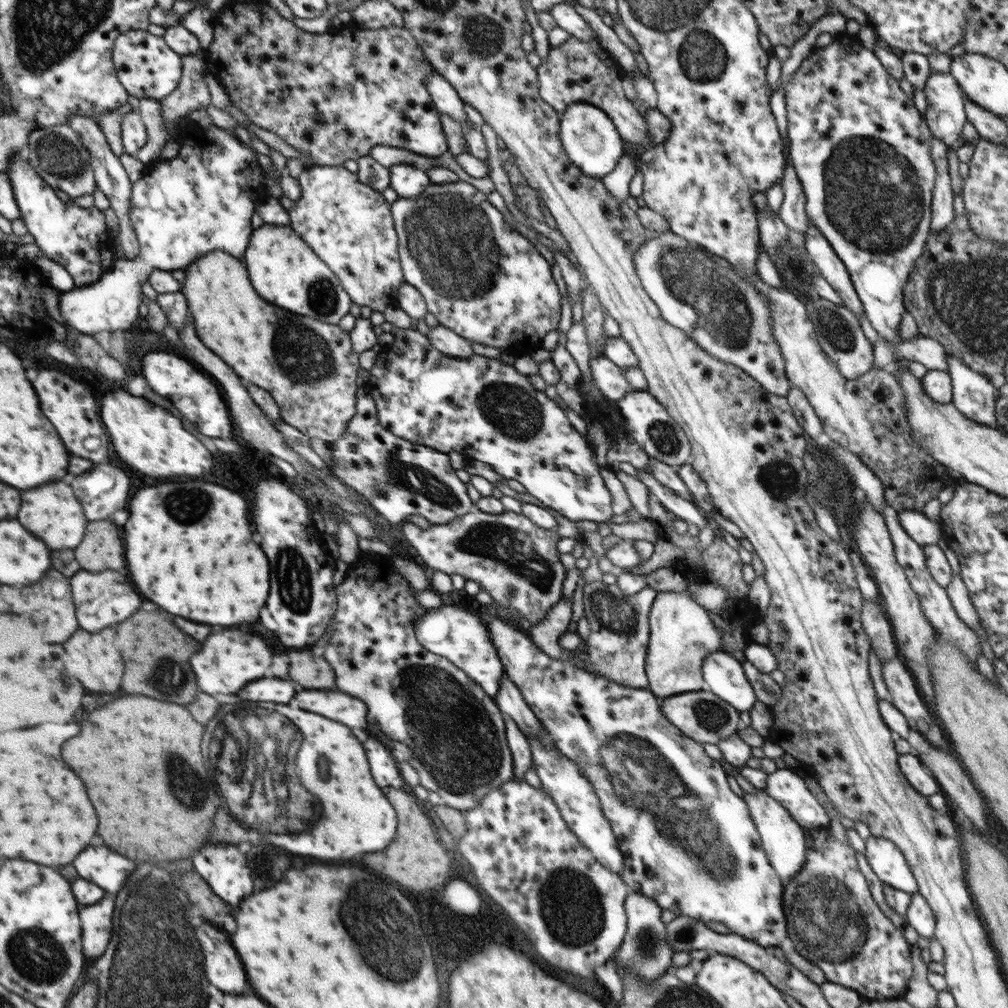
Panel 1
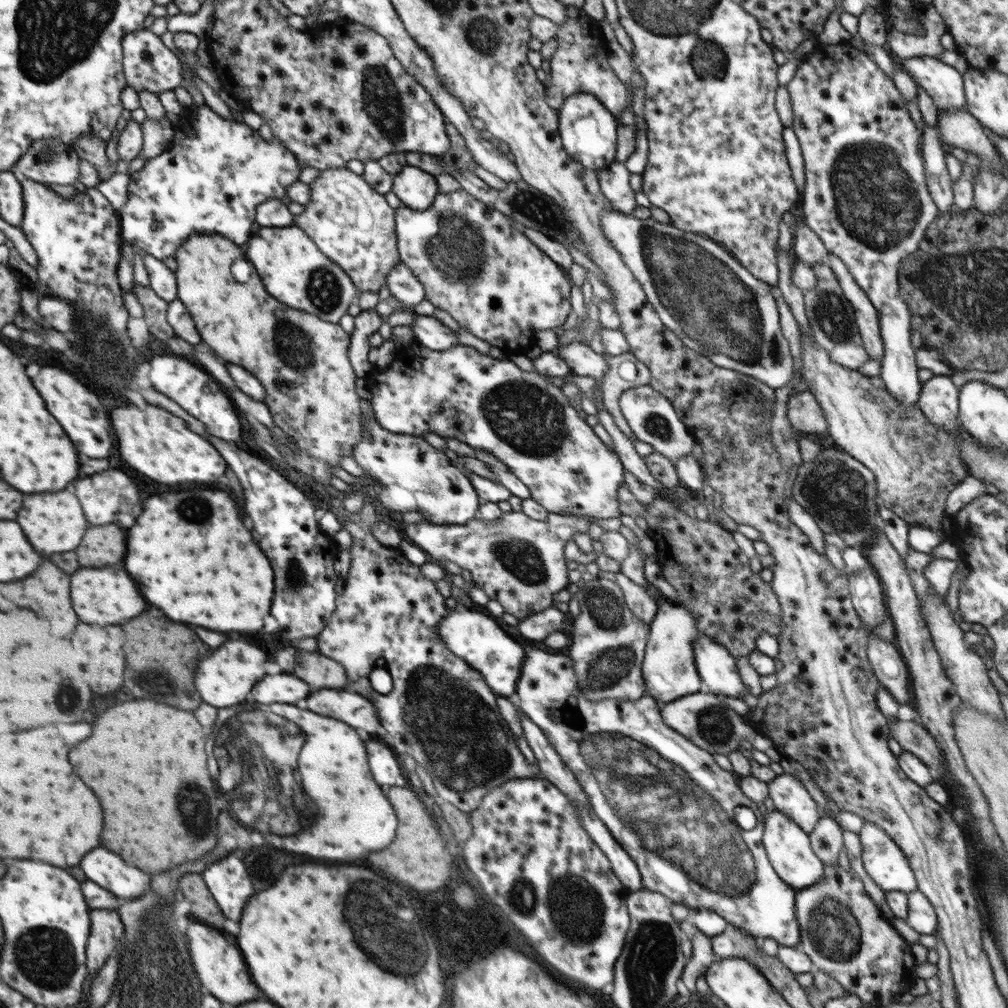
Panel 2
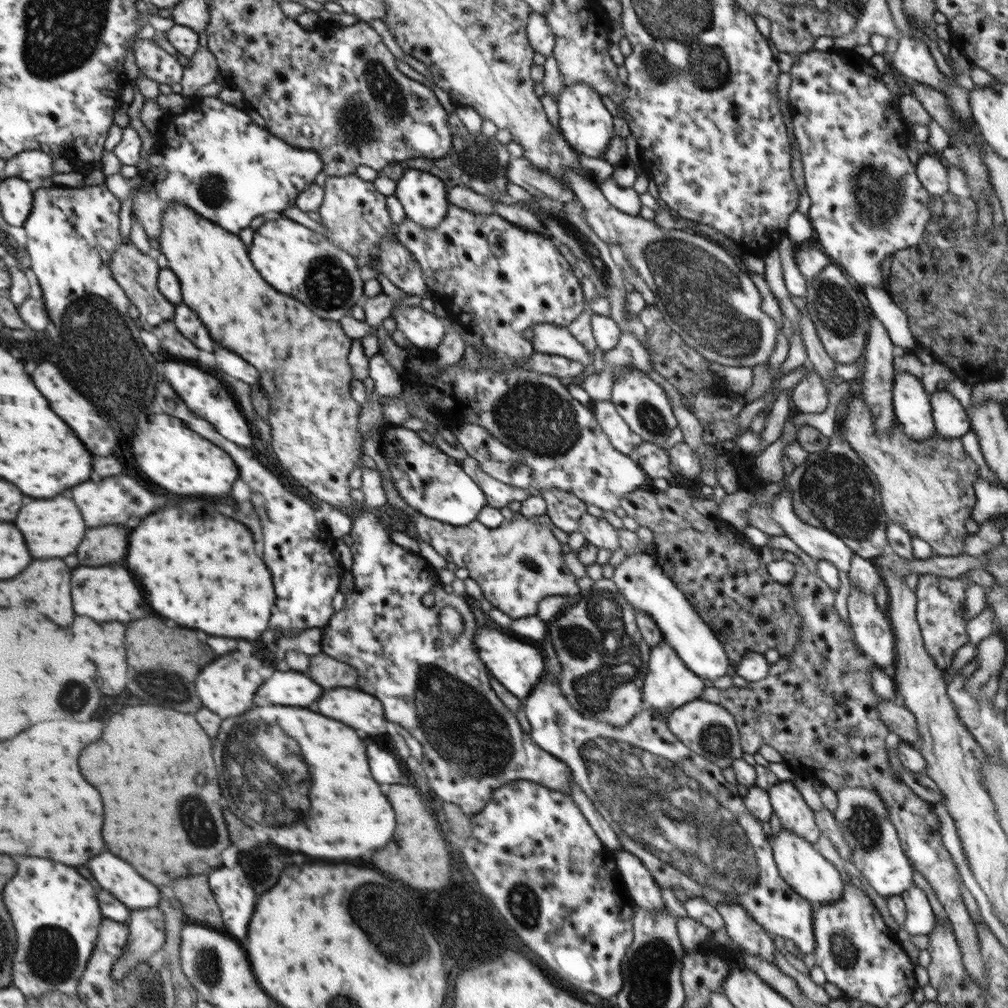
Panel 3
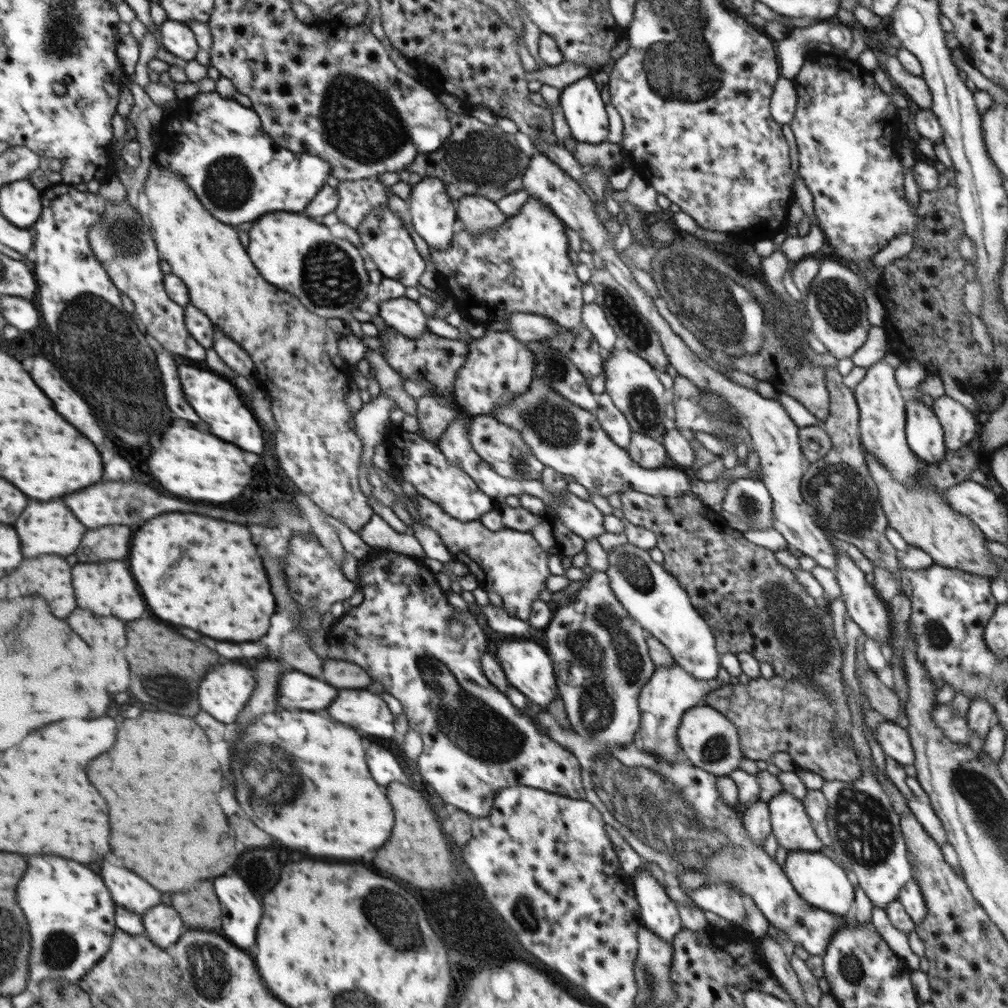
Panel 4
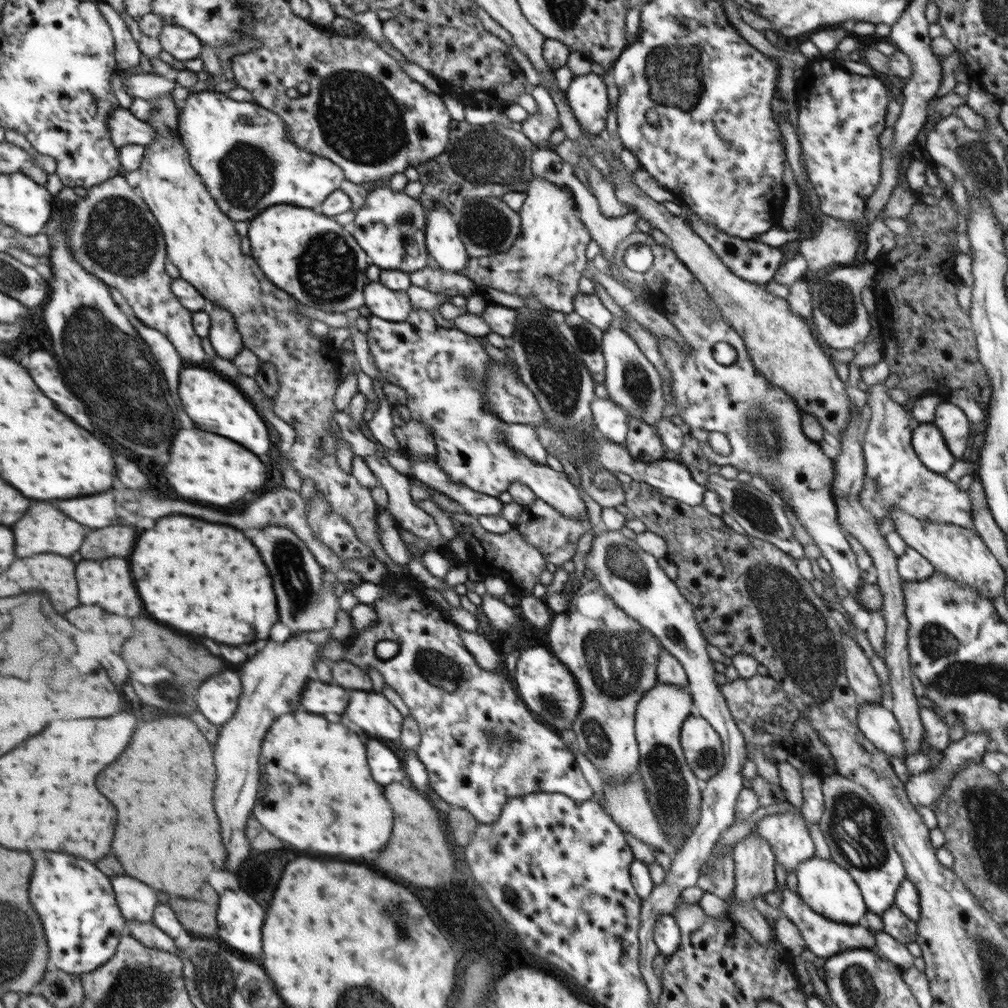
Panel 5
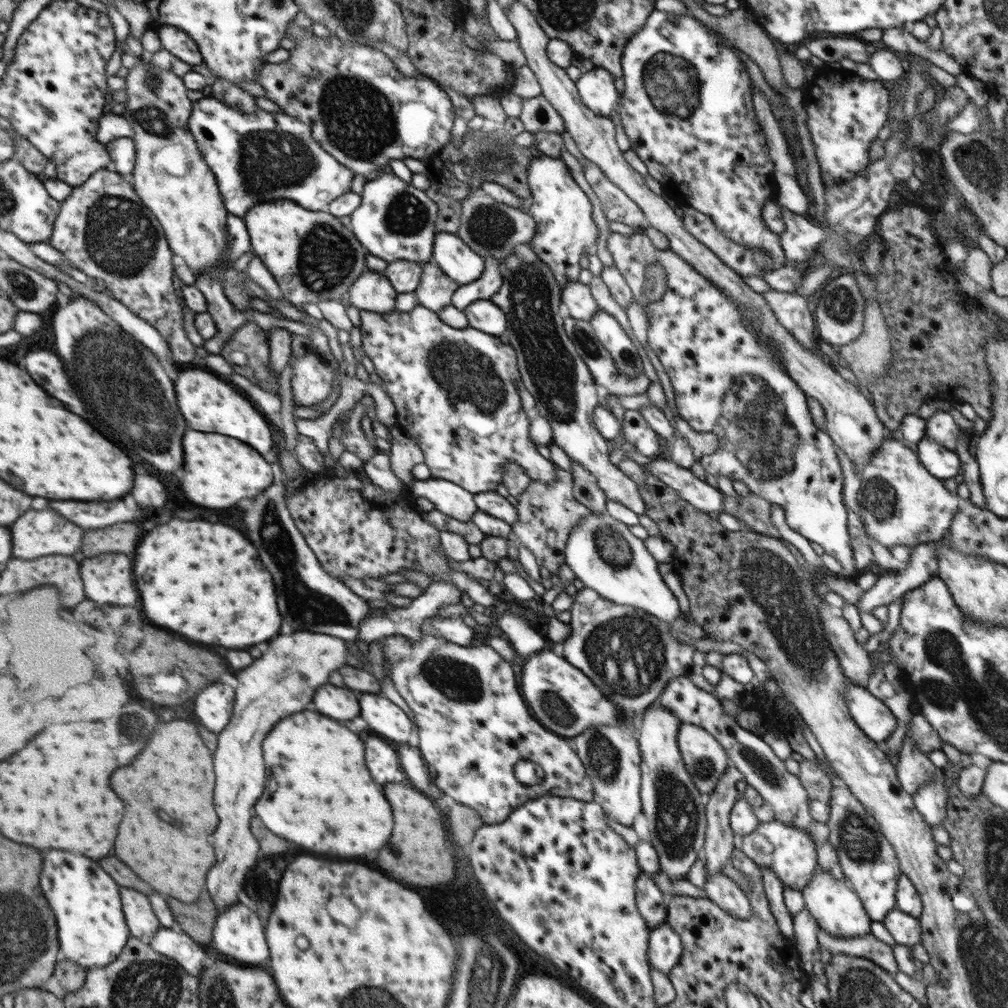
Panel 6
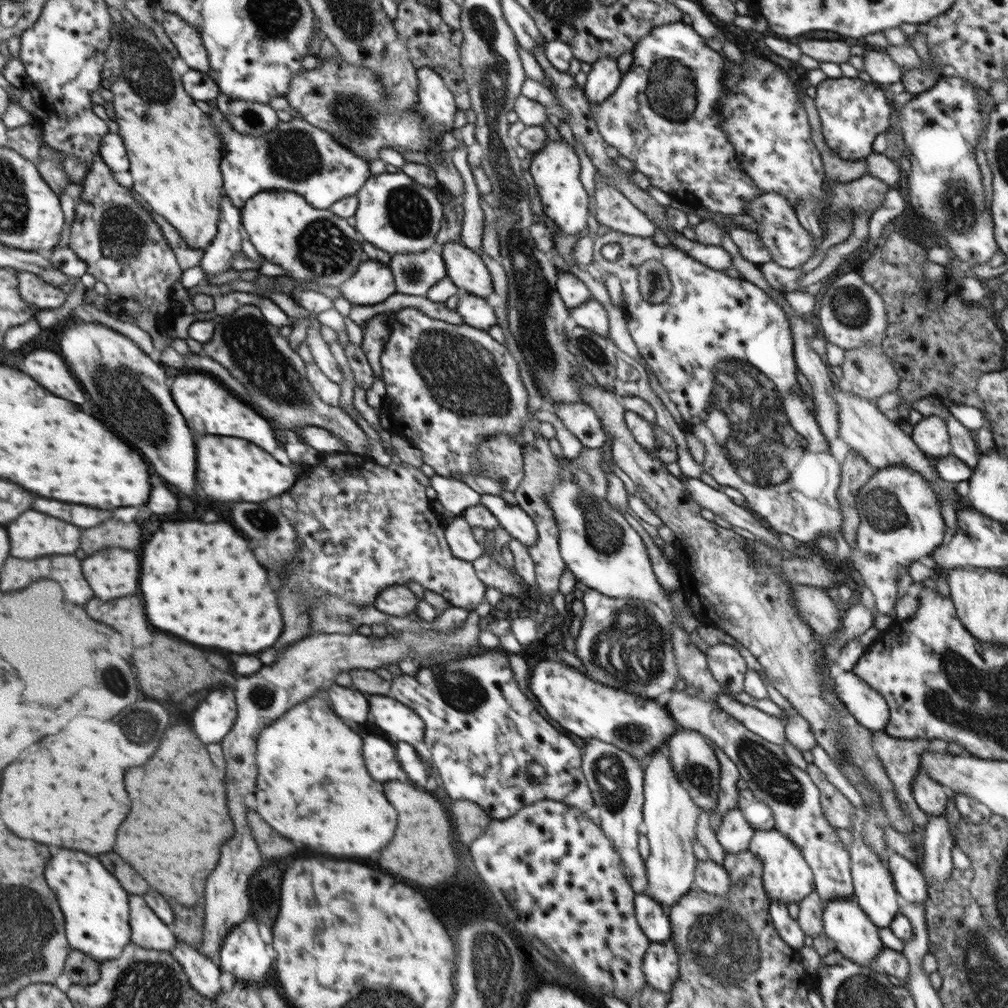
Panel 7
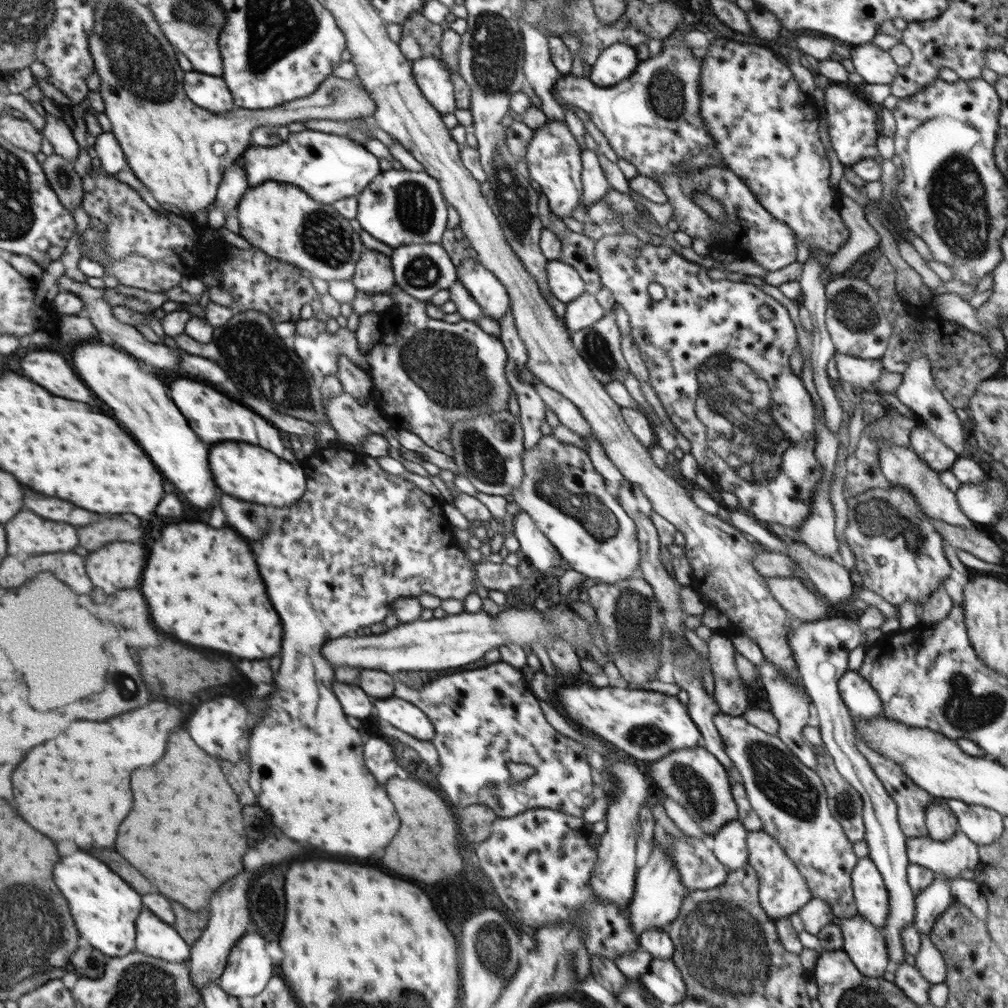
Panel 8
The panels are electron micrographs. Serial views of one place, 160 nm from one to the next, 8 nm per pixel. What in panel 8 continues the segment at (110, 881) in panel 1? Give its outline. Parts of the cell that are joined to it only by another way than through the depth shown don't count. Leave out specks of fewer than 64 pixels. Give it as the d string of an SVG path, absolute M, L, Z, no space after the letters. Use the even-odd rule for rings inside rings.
M144 908L136 920L136 951L168 962L187 962L189 944L168 923Z

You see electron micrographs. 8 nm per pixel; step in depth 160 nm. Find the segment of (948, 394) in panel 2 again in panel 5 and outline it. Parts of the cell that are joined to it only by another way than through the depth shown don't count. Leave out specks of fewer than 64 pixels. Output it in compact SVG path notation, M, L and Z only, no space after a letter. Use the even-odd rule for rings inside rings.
M950 401L943 402L936 409L934 423L943 434L946 446L958 459L966 452L968 436L972 434L973 425L966 418L964 412Z

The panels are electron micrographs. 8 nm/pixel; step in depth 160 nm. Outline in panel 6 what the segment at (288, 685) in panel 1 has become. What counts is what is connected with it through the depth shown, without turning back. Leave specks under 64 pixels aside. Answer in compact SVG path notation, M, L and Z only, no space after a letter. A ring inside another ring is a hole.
M324 684L318 688L314 704L320 714L334 720L352 720L360 714L358 696L348 688L338 688L332 684Z

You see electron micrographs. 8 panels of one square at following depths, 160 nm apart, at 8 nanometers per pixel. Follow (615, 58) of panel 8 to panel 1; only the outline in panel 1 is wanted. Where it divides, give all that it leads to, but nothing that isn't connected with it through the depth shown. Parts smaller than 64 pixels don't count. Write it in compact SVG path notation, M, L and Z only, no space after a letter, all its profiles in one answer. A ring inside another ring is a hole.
M578 101L567 104L560 117L560 141L570 161L580 171L592 178L602 179L617 166L624 151L623 139L617 132L613 120L603 110L589 102Z

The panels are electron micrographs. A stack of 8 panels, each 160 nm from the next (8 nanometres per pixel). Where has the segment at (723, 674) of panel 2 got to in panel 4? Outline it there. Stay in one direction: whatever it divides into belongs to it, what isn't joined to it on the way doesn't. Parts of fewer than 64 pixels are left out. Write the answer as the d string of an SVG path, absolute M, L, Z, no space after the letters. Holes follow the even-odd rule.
M626 543L614 548L608 553L609 567L605 573L609 576L610 586L620 605L627 610L628 615L640 627L664 644L675 664L682 668L688 675L694 676L700 681L716 679L721 664L721 653L716 648L716 638L704 618L692 607L689 594L680 586L675 576L672 576L661 563L656 563L647 550L638 548L633 544Z

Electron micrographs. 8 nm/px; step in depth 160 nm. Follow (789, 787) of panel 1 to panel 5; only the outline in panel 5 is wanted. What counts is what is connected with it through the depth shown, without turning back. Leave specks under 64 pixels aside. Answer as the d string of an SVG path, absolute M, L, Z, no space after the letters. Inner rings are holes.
M791 811L765 816L754 827L770 844L778 864L787 872L797 872L801 862L814 857L814 843L804 821Z

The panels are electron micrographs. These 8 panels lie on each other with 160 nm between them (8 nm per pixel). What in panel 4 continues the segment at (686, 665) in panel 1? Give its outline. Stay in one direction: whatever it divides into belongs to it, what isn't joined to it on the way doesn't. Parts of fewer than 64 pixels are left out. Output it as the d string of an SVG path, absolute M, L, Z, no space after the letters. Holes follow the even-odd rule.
M676 664L672 667L655 668L652 677L646 684L642 685L639 692L638 704L641 713L648 712L654 714L657 720L657 732L646 732L638 730L638 738L649 754L657 754L659 760L677 760L681 748L677 742L677 728L683 719L683 714L690 708L703 703L704 698L710 690L716 690L726 683L717 679L710 681L700 681L692 675L688 675L682 668Z

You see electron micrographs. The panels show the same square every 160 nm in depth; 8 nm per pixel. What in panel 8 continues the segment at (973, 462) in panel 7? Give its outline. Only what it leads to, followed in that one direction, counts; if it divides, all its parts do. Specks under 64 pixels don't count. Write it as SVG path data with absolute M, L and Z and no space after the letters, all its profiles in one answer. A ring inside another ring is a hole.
M918 351L909 360L903 372L903 381L896 389L895 395L914 412L914 419L922 426L929 428L931 434L939 438L950 450L960 456L969 456L966 451L968 444L965 440L966 434L962 430L962 422L958 419L954 406L943 395L943 392L936 388L931 362L922 351Z

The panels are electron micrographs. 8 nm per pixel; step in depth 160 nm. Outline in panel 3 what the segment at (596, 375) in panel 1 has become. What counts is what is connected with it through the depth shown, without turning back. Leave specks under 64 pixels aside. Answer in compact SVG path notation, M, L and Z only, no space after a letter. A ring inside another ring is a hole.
M538 323L532 327L533 348L536 353L560 355L581 362L585 367L592 362L592 354L568 331L550 323Z

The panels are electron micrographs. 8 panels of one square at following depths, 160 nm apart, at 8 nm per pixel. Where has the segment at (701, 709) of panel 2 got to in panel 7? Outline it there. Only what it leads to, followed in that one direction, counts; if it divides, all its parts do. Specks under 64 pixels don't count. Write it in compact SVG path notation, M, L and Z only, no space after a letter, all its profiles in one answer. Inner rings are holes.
M680 728L667 742L667 746L675 777L688 792L690 798L703 811L715 810L720 792L721 766L707 738L698 731L684 731Z

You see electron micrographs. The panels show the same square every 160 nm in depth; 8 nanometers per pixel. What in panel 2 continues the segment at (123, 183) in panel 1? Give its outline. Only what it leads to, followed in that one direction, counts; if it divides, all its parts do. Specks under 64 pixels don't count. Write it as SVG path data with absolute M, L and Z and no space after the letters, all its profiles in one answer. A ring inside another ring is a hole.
M82 135L74 143L73 149L80 159L94 164L102 181L108 180L117 172L116 169L114 170L108 165L106 140L94 137L94 135ZM141 250L144 259L142 261L149 274L151 289L162 300L170 303L177 299L177 280L175 272L168 269L162 261Z

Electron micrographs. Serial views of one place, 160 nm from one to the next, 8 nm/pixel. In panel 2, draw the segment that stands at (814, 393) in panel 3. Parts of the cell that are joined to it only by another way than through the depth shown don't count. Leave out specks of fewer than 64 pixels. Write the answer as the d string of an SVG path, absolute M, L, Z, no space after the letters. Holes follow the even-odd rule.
M808 390L792 395L786 403L786 416L792 426L807 433L827 432L826 416L818 403L818 399Z

